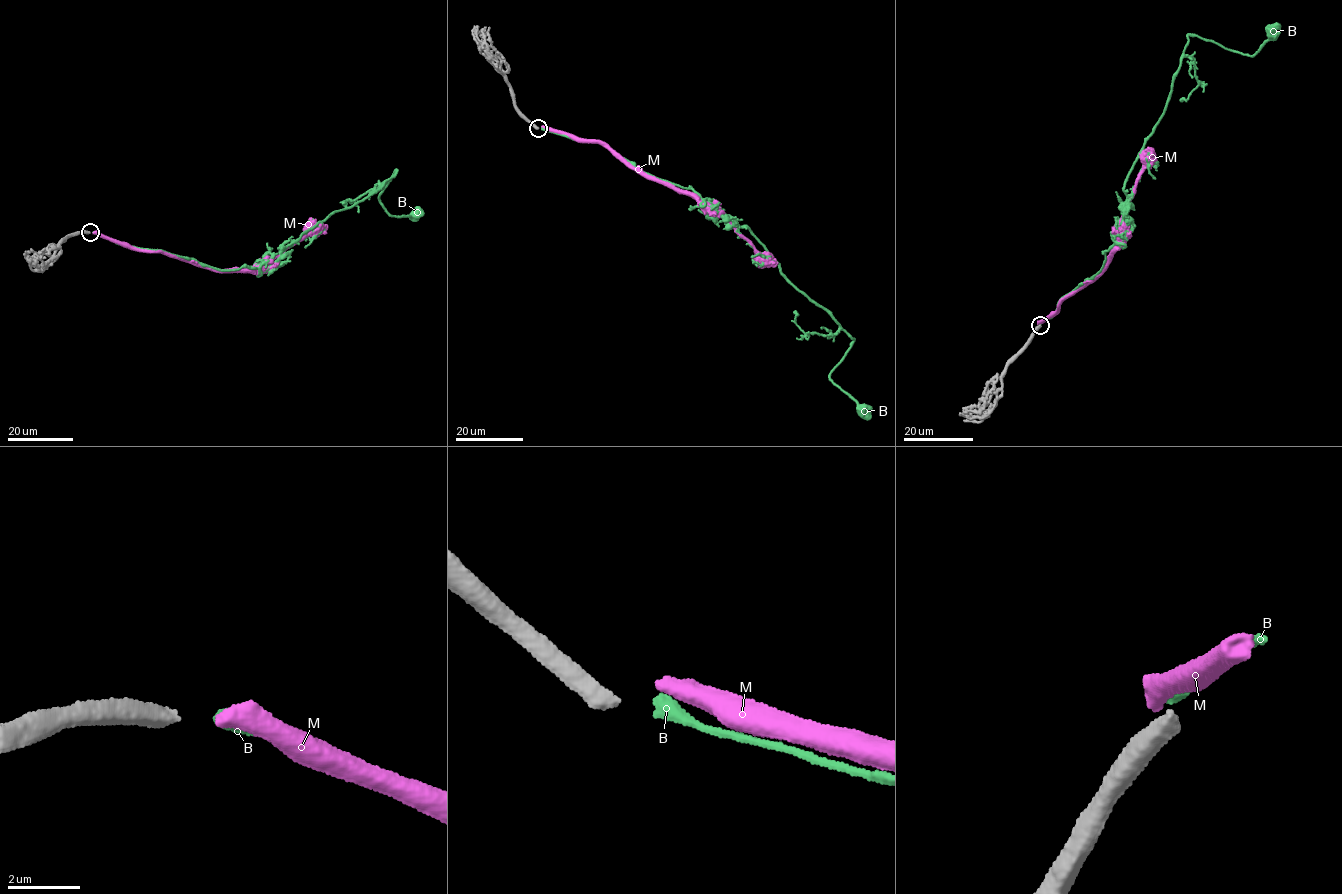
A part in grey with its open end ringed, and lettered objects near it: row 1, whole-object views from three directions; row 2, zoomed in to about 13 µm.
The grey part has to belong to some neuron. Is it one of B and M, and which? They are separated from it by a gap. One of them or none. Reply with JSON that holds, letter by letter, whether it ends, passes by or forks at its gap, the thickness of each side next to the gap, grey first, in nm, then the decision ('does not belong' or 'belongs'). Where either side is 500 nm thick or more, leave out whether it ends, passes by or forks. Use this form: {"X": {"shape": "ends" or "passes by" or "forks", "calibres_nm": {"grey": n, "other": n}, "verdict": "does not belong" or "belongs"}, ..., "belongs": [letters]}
{"B": {"shape": "ends", "calibres_nm": {"grey": 420, "other": 400}, "verdict": "does not belong"}, "M": {"shape": "ends", "calibres_nm": {"grey": 420, "other": 440}, "verdict": "does not belong"}, "belongs": []}

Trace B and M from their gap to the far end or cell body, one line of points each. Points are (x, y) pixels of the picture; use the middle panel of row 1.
B: (541, 128), (605, 143), (637, 168), (692, 188), (725, 214), (853, 340), (829, 380), (863, 410)
M: (542, 127), (602, 142), (652, 178), (692, 193), (718, 210), (759, 253), (777, 263)

